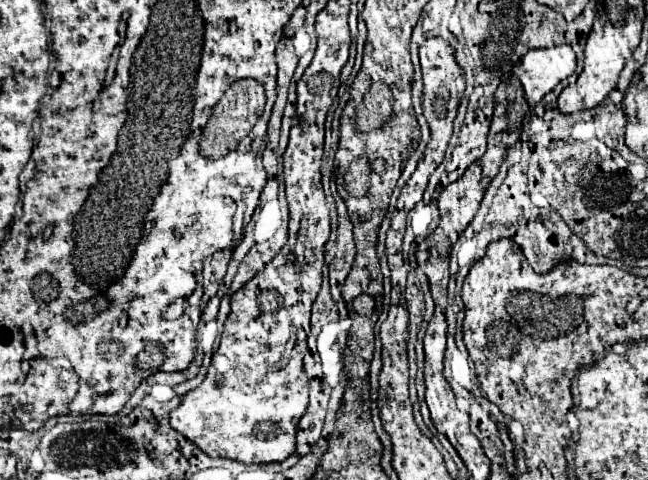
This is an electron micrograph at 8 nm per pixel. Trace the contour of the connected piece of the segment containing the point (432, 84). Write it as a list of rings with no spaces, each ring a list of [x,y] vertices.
[[[442,37],[426,39],[424,45],[419,48],[419,59],[422,77],[424,77],[422,107],[424,107],[424,117],[428,119],[432,137],[430,137],[430,143],[424,151],[422,161],[418,161],[418,169],[412,173],[412,177],[402,187],[402,193],[400,193],[398,203],[396,203],[396,211],[392,215],[390,231],[386,235],[386,255],[388,255],[388,265],[390,265],[390,271],[392,271],[392,305],[390,305],[390,313],[388,313],[388,319],[384,323],[384,329],[390,329],[390,333],[392,333],[392,323],[396,319],[396,309],[398,309],[398,305],[404,305],[406,267],[404,267],[404,261],[402,261],[402,237],[404,237],[404,231],[406,231],[406,215],[418,201],[422,201],[424,189],[428,185],[428,177],[432,175],[436,165],[440,165],[442,159],[444,159],[444,151],[446,151],[446,145],[448,145],[450,135],[452,135],[452,121],[456,117],[462,93],[464,93],[464,75],[462,75],[462,69],[458,67],[458,63],[454,61],[454,51],[452,51],[448,41],[444,41]]]

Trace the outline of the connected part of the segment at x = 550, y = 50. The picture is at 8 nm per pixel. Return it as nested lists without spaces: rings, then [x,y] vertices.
[[[570,45],[532,49],[522,57],[514,73],[518,75],[528,99],[542,99],[562,79],[576,71],[576,55]]]

